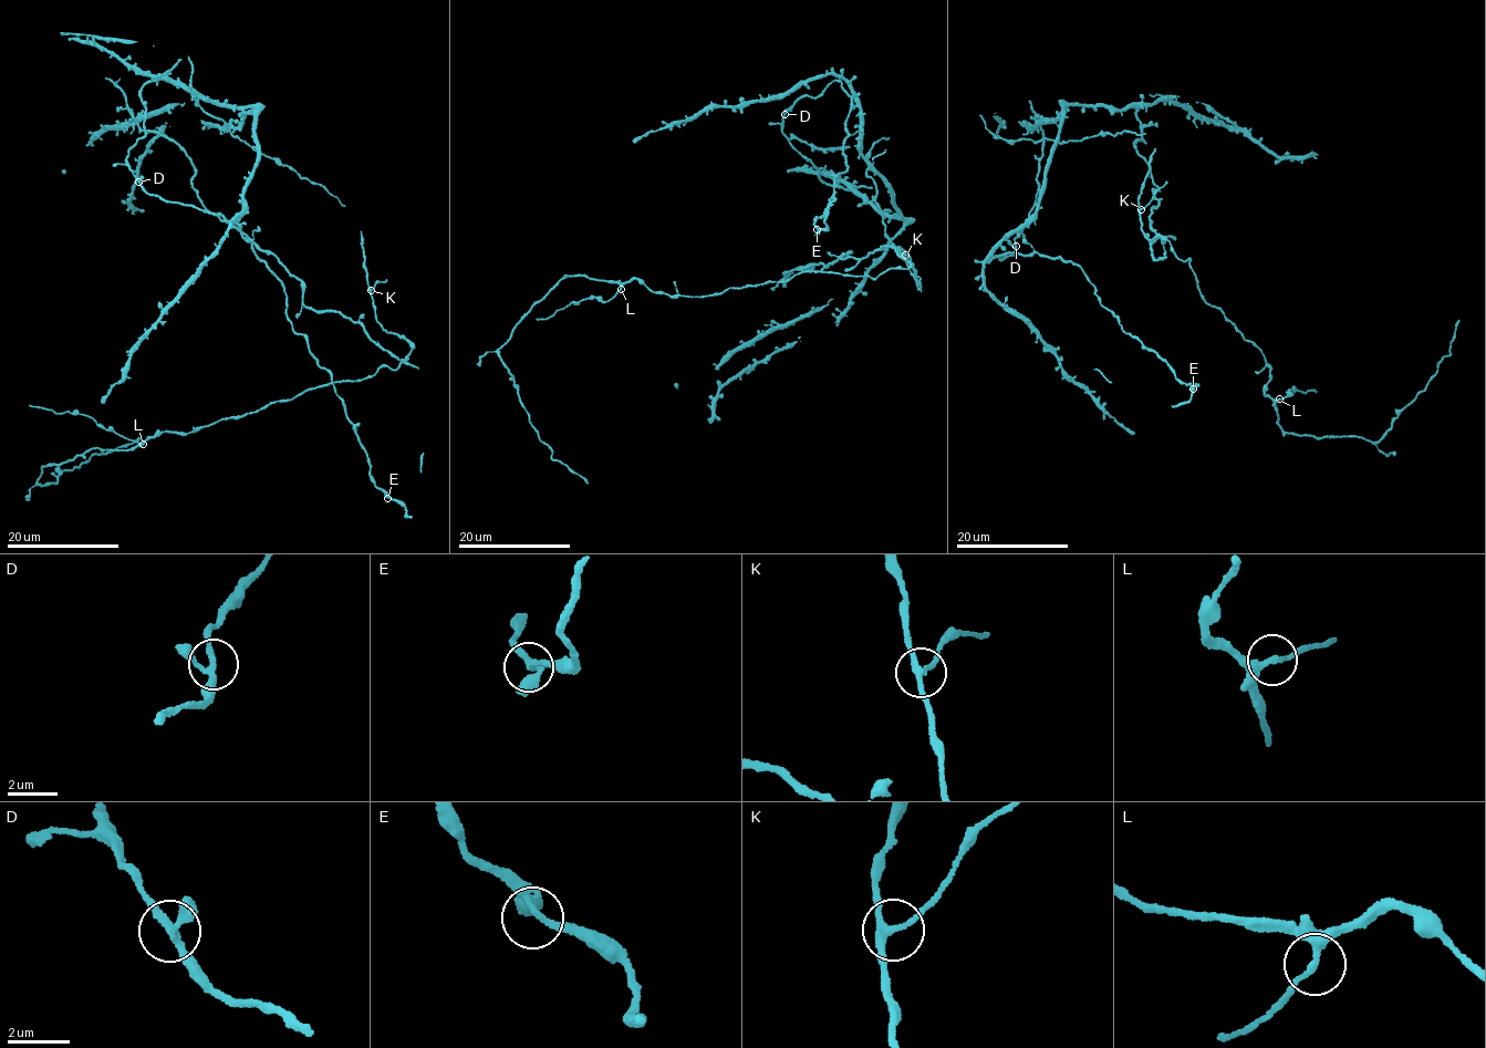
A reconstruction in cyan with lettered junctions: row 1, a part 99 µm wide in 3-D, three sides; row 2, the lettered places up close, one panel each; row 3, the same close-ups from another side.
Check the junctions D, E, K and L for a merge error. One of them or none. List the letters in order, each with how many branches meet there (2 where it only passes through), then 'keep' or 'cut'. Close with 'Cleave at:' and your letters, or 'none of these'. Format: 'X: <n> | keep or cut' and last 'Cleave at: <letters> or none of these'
D: 3 | keep
E: 3 | keep
K: 3 | keep
L: 3 | keep
Cleave at: none of these

